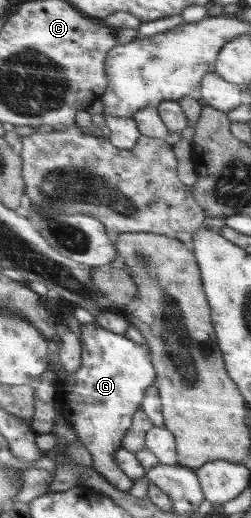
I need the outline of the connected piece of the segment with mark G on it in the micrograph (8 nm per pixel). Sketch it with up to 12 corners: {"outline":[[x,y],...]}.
{"outline":[[80,329],[62,416],[91,467],[128,492],[114,454],[156,372],[148,343]]}

